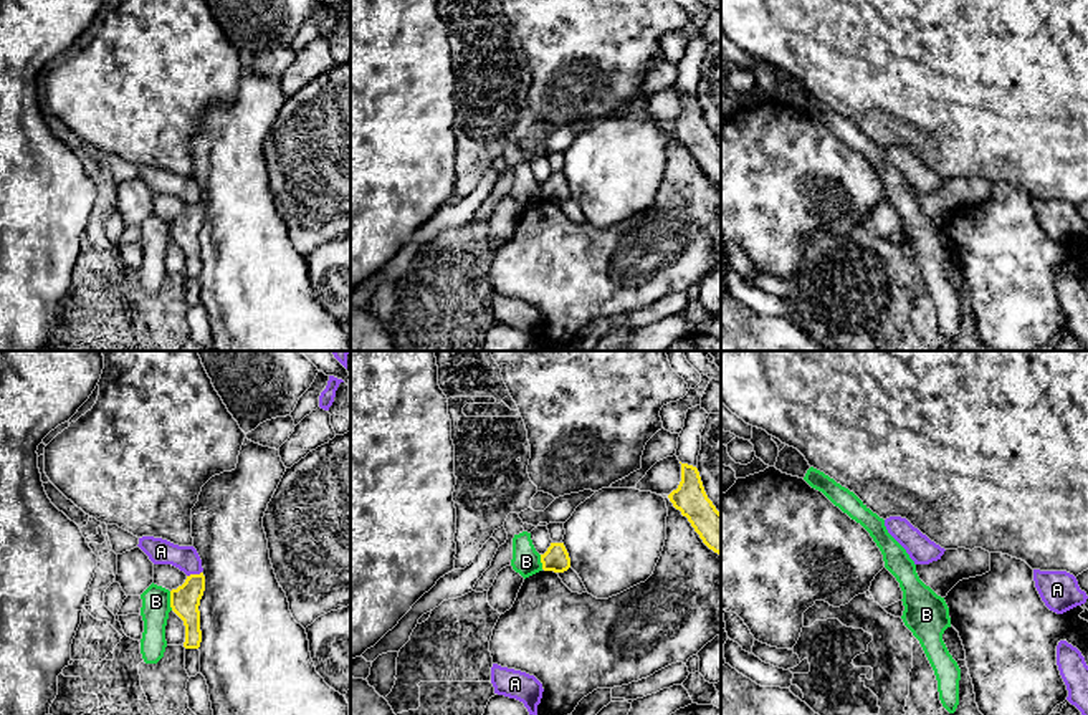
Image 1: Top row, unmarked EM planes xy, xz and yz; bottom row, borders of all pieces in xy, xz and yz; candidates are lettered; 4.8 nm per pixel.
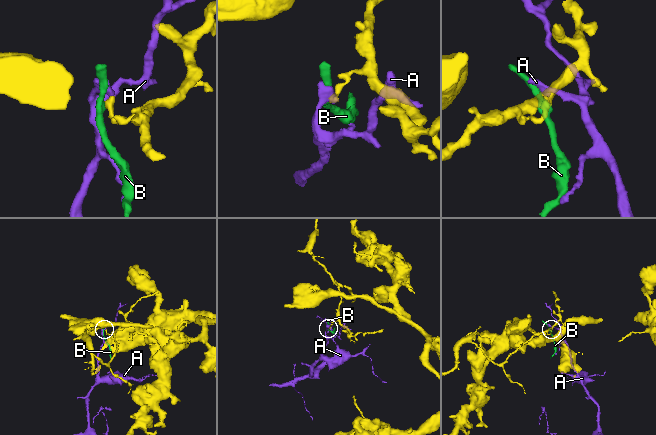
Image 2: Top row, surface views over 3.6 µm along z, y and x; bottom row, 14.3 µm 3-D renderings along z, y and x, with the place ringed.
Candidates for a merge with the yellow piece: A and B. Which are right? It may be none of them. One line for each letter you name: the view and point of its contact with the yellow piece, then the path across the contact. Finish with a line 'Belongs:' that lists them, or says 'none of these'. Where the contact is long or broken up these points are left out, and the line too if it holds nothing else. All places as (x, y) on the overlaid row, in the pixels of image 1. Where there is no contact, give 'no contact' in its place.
Belongs: none of these

